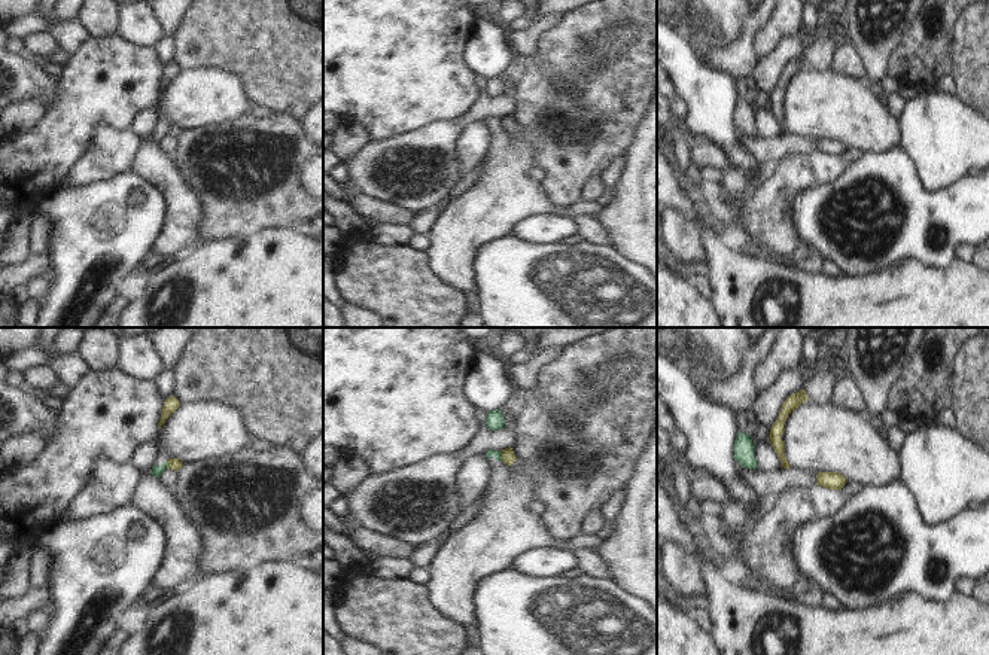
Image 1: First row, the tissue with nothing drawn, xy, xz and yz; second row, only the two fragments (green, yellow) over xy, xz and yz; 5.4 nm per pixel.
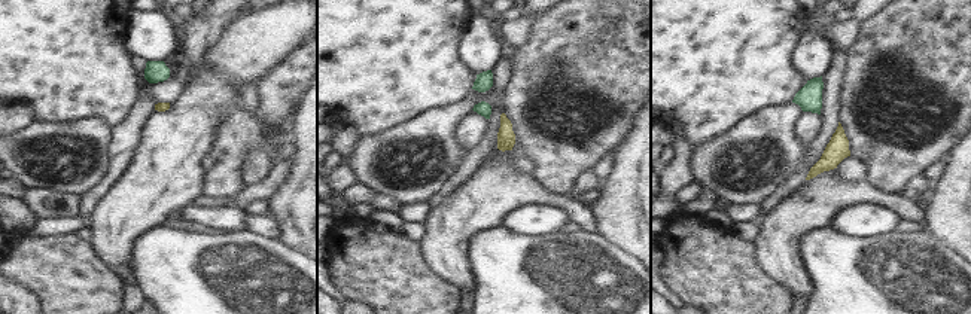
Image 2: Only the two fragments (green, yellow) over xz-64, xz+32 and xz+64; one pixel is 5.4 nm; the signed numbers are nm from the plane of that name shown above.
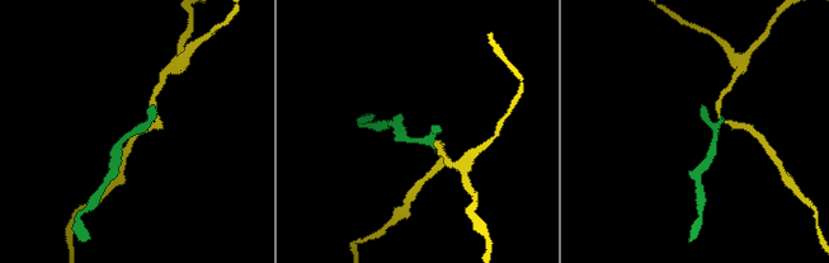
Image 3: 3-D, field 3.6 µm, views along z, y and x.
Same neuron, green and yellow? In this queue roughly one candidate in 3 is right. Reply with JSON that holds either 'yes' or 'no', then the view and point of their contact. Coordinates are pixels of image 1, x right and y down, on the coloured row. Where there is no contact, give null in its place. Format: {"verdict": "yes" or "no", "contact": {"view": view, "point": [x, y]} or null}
{"verdict": "no", "contact": {"view": "xy", "point": [166, 465]}}

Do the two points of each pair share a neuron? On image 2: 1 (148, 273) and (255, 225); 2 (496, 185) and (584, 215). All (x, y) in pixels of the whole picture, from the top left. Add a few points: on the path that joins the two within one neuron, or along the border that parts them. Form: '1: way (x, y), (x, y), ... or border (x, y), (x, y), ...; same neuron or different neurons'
1: border (246, 228), (277, 240); different neurons
2: way (519, 189), (562, 201); same neuron

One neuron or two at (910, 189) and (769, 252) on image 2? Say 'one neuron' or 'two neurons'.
two neurons

